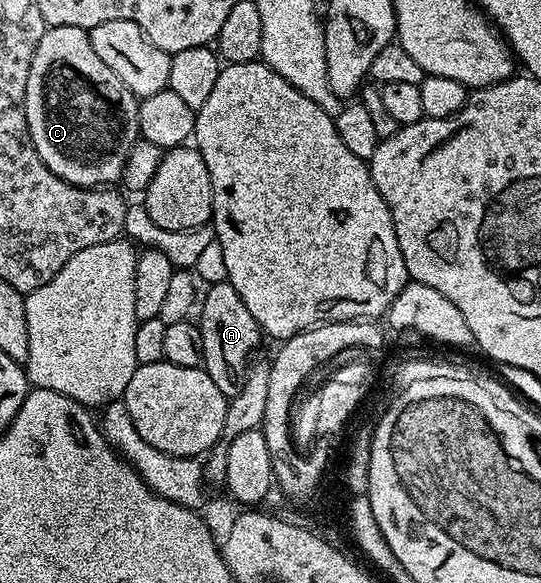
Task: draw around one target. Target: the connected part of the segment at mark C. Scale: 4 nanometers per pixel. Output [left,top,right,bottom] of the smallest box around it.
[25,26,141,188]

